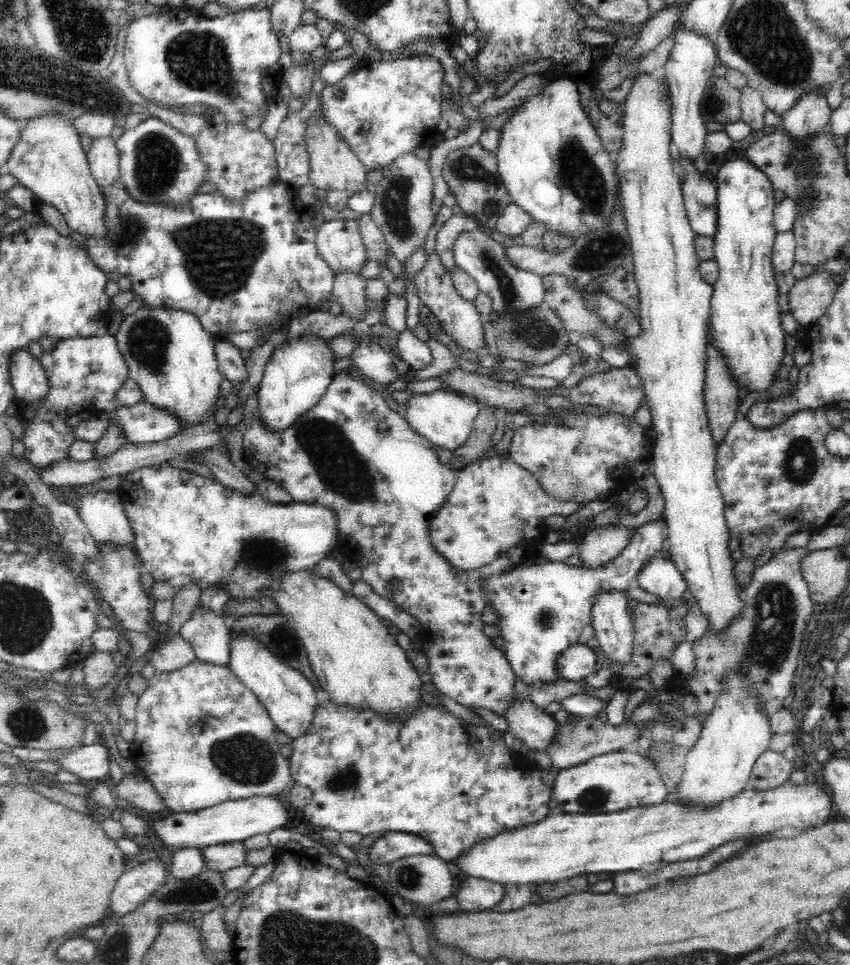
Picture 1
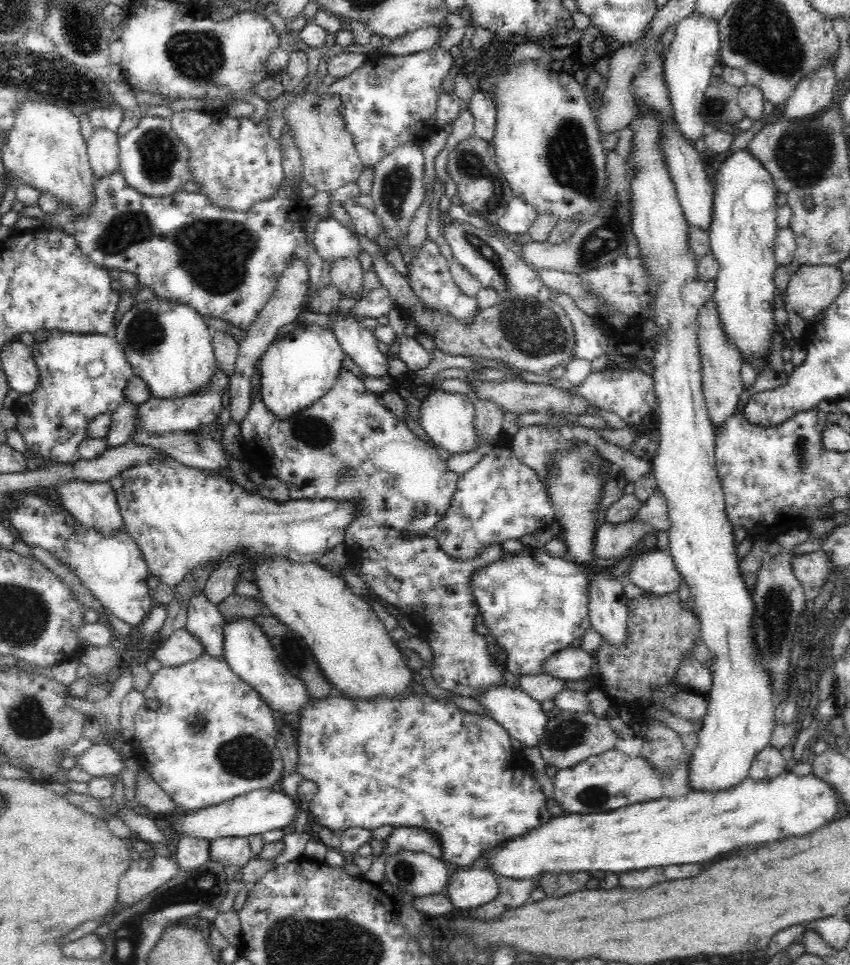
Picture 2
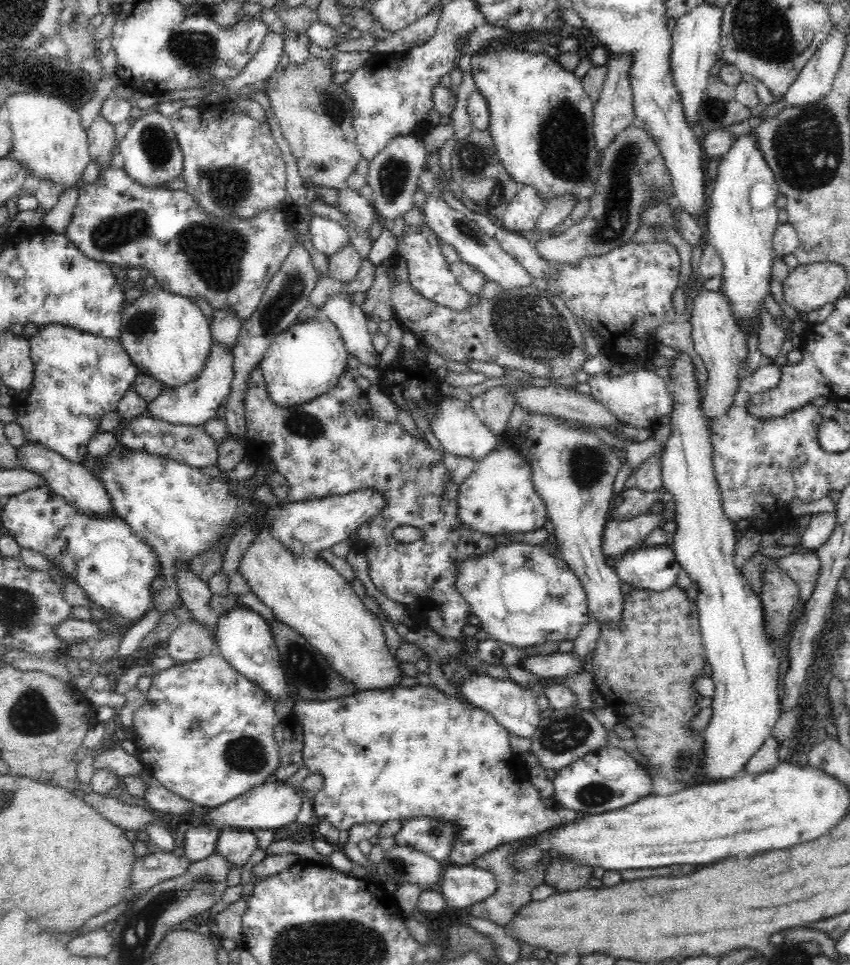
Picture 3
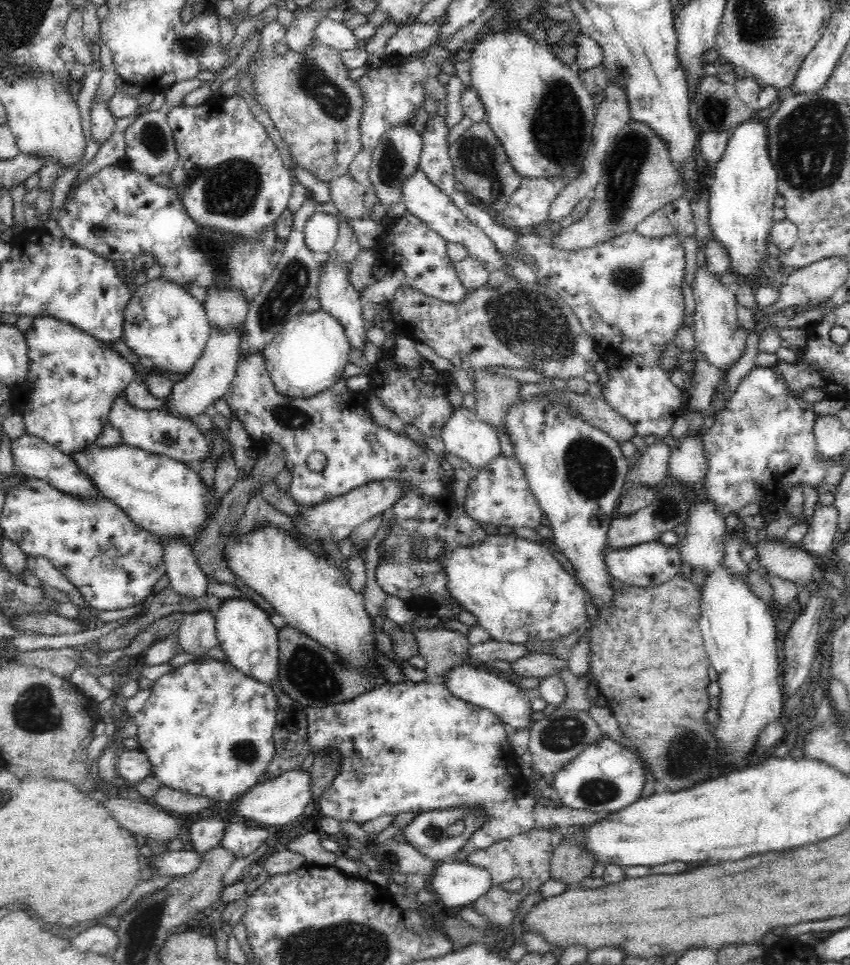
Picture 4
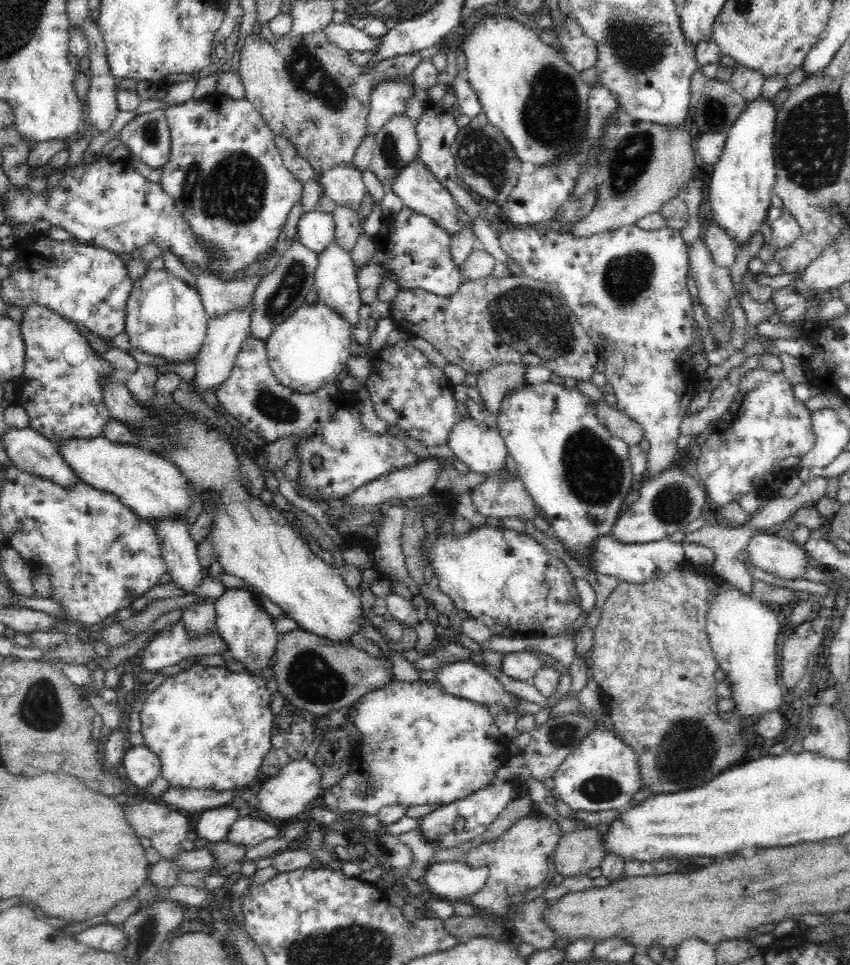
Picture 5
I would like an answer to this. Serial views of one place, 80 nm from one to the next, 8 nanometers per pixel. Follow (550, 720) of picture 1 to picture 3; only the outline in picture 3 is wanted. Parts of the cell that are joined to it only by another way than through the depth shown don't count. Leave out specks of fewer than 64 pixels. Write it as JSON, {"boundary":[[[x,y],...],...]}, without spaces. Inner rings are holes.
{"boundary":[[[470,675],[460,686],[460,692],[467,702],[475,707],[483,708],[494,717],[510,736],[530,738],[535,733],[538,723],[541,721],[542,710],[537,705],[532,692],[516,684],[512,680],[498,680],[488,675]]]}

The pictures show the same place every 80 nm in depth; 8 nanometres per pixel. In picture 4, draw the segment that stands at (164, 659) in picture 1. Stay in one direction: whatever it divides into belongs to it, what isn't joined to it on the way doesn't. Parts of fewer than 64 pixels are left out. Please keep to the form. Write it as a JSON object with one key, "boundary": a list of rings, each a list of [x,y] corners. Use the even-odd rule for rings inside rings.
{"boundary":[[[208,611],[186,614],[175,634],[178,653],[191,654],[194,658],[206,656],[218,644],[215,616]]]}

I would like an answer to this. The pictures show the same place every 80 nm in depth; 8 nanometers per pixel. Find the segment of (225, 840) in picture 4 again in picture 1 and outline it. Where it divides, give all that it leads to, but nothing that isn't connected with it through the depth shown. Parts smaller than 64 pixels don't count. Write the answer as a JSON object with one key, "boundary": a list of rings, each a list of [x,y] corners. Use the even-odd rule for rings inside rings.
{"boundary":[[[247,843],[218,844],[201,850],[204,868],[222,874],[231,868],[245,865]]]}

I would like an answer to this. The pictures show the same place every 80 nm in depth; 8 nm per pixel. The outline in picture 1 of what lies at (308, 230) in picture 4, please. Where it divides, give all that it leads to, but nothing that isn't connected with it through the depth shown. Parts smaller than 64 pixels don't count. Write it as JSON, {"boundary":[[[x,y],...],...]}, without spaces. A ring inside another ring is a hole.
{"boundary":[[[332,219],[318,227],[315,245],[319,255],[335,273],[359,273],[367,261],[367,250],[357,219]]]}

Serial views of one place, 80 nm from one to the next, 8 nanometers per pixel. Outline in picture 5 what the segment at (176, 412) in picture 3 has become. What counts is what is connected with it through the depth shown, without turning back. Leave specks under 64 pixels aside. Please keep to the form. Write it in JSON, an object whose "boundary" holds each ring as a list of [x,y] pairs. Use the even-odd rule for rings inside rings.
{"boundary":[[[248,305],[241,311],[234,309],[223,317],[207,320],[206,340],[204,340],[202,349],[193,361],[196,365],[196,372],[194,379],[189,383],[190,387],[196,392],[195,394],[202,400],[207,393],[215,394],[218,392],[219,386],[230,377],[243,342],[250,335],[250,312],[252,312],[252,307]]]}

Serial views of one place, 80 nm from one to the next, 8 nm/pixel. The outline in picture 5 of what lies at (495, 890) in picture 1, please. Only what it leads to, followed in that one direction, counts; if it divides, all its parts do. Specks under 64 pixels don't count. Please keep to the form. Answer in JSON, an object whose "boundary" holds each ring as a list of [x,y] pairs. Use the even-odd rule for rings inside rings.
{"boundary":[[[462,860],[434,862],[424,875],[428,890],[438,899],[450,902],[468,902],[468,899],[487,884],[486,867],[472,868]]]}

